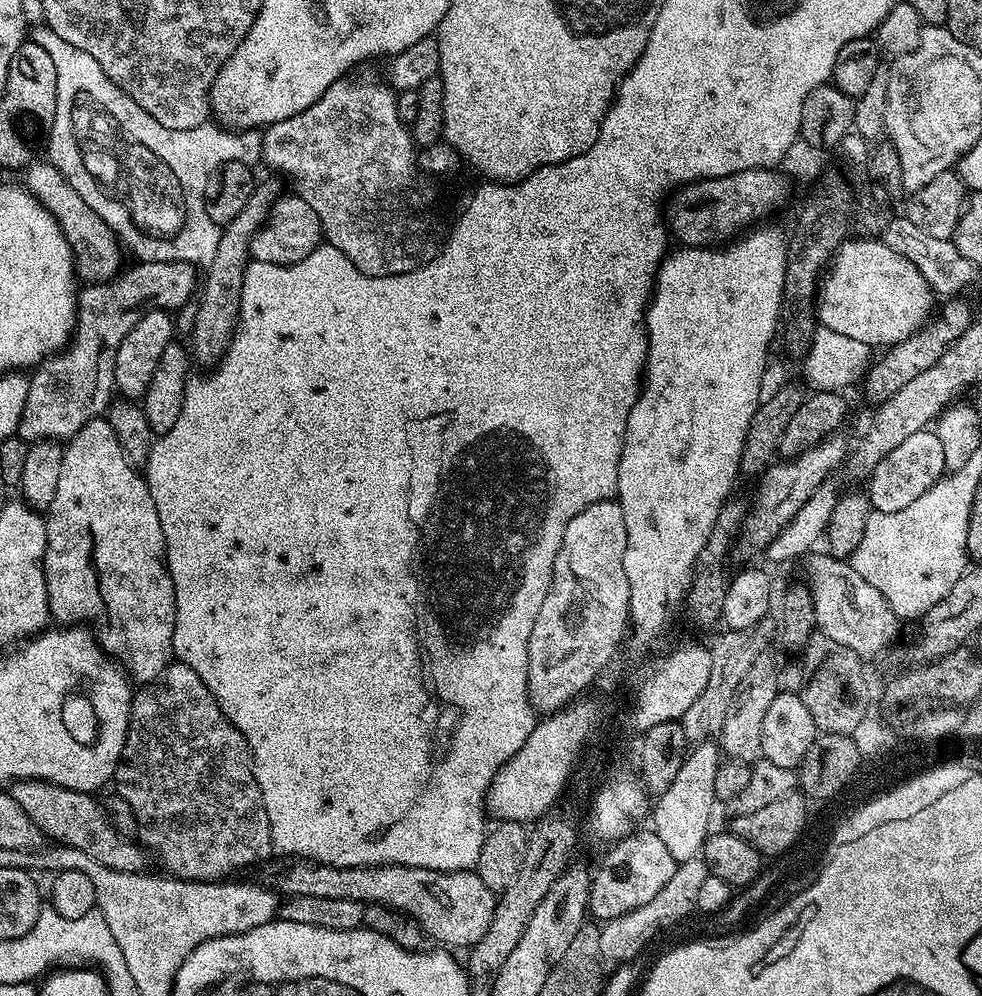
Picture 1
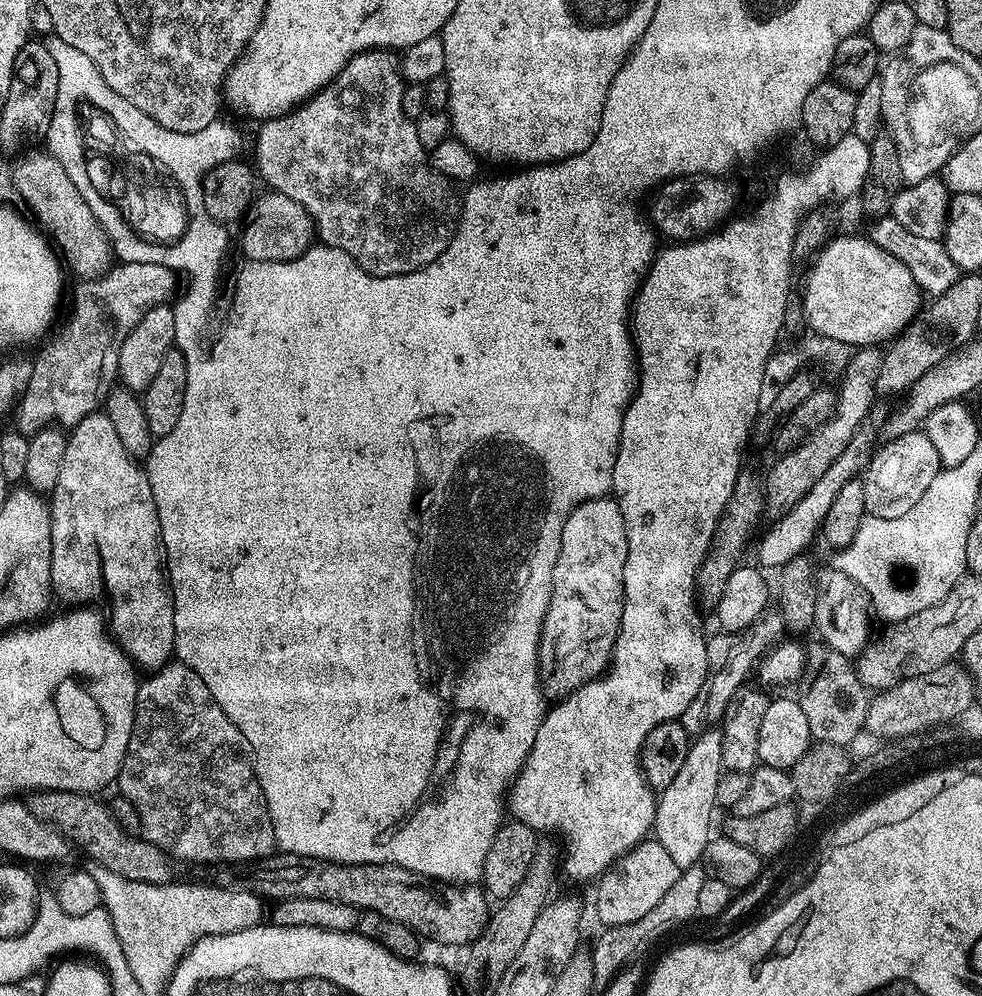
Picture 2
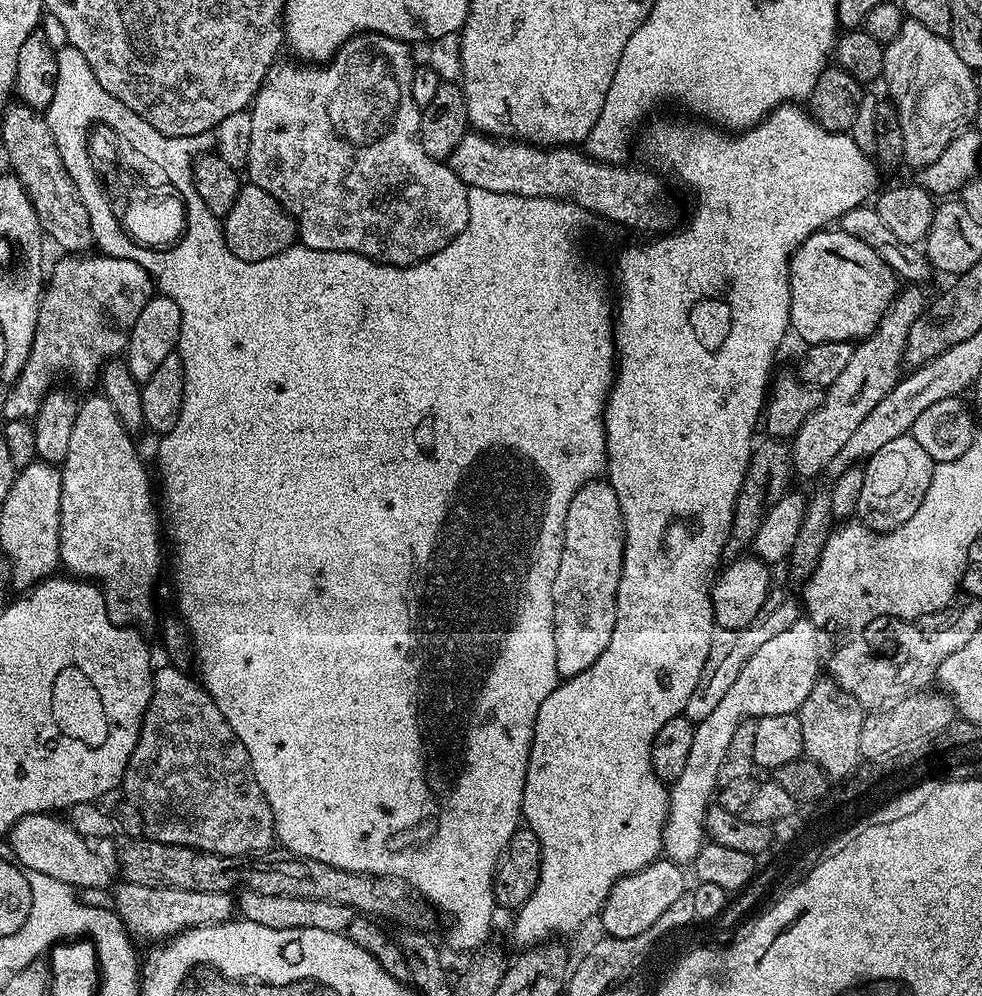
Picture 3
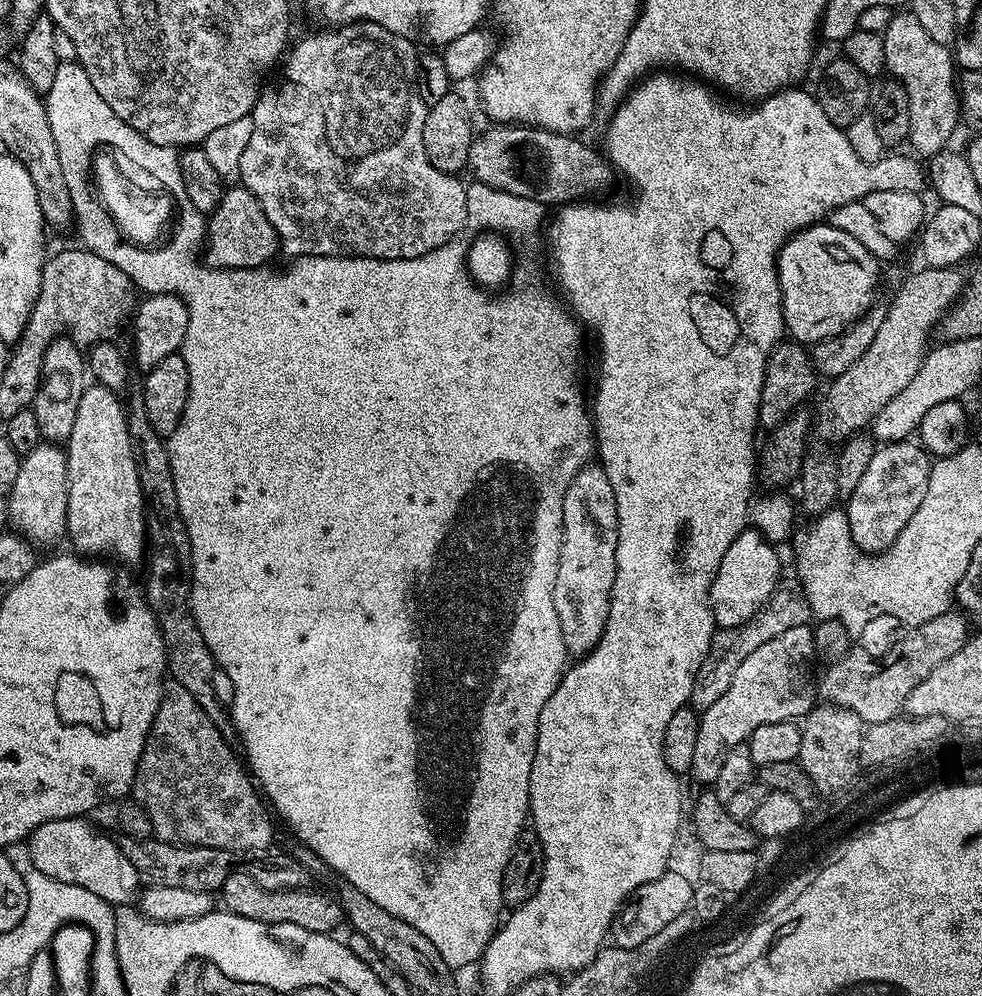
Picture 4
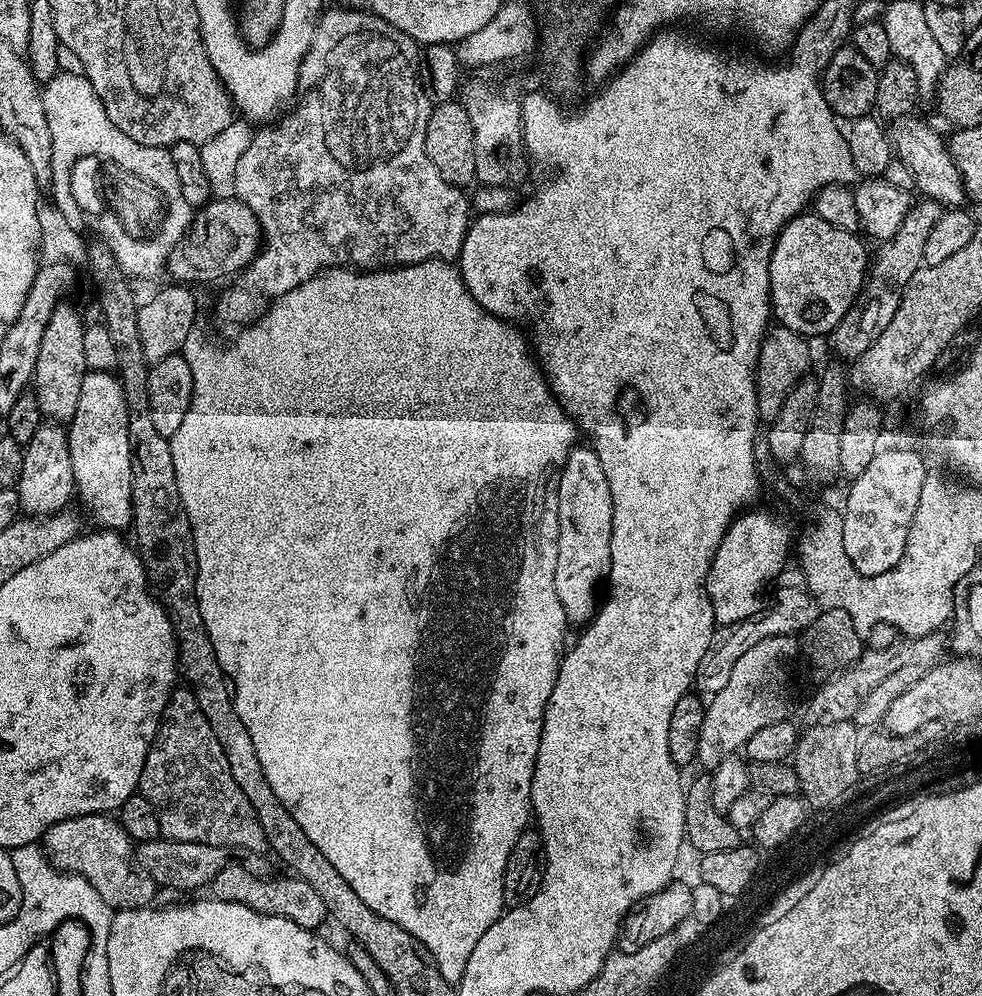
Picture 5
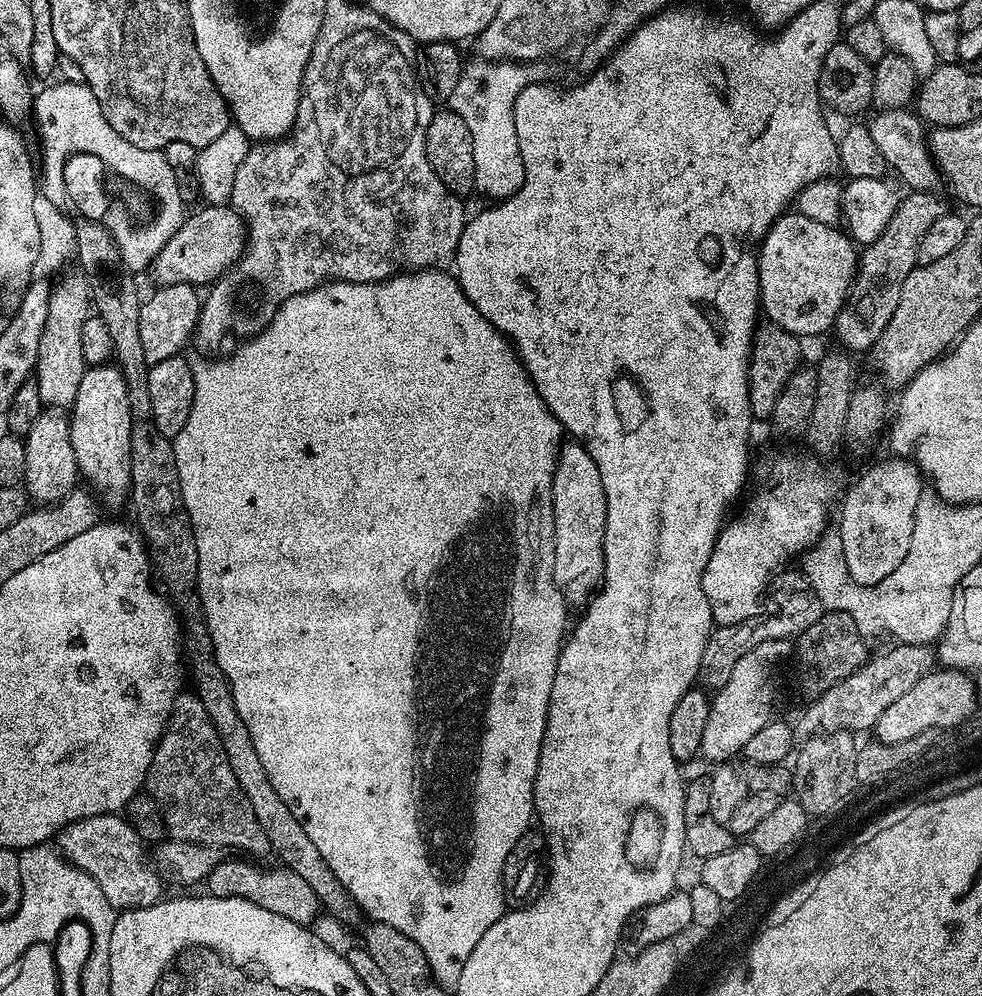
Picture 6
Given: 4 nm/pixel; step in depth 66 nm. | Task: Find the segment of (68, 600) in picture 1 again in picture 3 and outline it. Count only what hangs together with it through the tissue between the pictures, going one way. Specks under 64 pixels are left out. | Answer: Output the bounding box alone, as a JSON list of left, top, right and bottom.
[60,394,160,626]

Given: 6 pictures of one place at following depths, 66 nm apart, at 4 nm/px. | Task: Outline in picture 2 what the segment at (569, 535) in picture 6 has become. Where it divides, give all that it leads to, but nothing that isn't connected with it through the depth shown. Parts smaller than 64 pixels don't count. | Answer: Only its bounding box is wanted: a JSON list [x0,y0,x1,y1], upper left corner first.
[540,496,628,698]

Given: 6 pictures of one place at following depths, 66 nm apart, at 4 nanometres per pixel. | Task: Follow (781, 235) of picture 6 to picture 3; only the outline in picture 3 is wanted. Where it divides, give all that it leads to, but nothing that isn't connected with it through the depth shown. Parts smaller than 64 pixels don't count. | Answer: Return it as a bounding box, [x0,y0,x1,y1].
[788,230,898,345]

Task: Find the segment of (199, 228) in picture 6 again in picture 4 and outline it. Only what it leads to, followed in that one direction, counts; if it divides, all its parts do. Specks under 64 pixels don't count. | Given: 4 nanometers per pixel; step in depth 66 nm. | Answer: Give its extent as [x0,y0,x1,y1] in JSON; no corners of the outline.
[206,186,278,268]

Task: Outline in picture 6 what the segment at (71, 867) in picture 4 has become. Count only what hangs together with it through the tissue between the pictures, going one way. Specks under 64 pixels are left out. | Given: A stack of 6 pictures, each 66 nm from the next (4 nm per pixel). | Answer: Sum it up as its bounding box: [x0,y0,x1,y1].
[58,815,162,908]

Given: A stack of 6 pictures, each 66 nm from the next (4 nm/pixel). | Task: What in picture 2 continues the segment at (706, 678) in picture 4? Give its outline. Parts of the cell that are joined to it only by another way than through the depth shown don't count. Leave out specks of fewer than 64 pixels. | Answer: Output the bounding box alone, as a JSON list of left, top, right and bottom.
[680,610,785,738]

